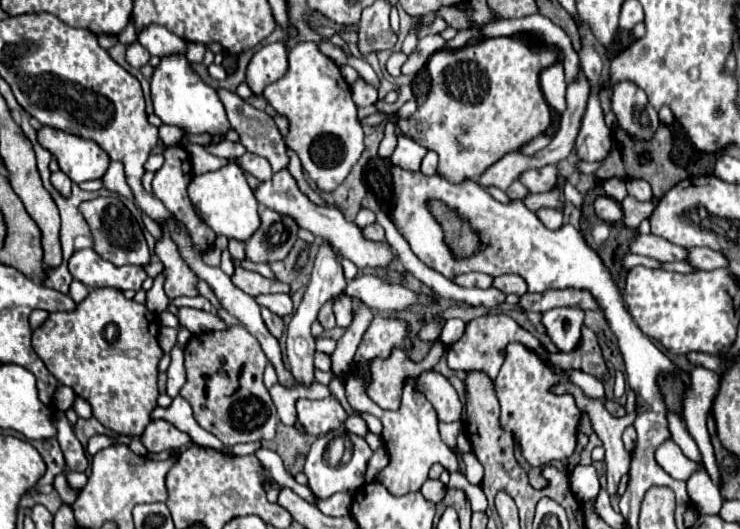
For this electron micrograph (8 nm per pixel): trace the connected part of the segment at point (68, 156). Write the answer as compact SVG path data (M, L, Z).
M42 125L36 129L36 137L38 143L56 157L60 171L74 183L100 179L110 163L110 157L104 149L100 149L100 145L96 145L96 141L76 137L74 133L64 133Z

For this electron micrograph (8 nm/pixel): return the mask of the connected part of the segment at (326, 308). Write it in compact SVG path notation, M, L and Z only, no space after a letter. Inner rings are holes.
M332 299L322 305L322 309L320 309L320 313L318 313L318 321L320 321L320 325L322 325L324 329L336 327L335 316L334 313L332 313Z

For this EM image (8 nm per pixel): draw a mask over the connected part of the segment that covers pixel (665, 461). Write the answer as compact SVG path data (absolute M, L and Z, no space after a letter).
M672 439L664 441L664 445L660 445L660 447L656 449L656 461L658 461L658 465L660 465L670 477L680 479L680 481L686 481L686 479L696 471L696 467L698 467L694 461L690 461L690 459L680 451L680 447L678 447Z

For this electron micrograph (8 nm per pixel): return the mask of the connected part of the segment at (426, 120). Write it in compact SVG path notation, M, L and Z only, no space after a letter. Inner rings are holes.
M514 35L514 37L484 39L484 41L476 43L476 45L466 45L466 47L456 49L456 51L450 51L450 49L436 51L436 53L430 57L428 65L426 65L426 69L428 69L432 81L430 81L430 91L428 91L424 103L418 105L418 111L416 111L412 117L408 117L408 119L398 119L396 113L388 115L388 119L390 119L394 125L398 125L400 131L402 131L406 137L410 137L410 139L418 141L420 145L424 145L426 149L438 153L438 157L440 157L438 175L440 175L440 177L444 177L446 181L452 181L452 183L460 183L460 181L466 181L466 179L478 179L480 173L484 173L484 169L488 169L488 165L494 165L500 157L504 157L506 153L512 153L512 145L516 145L516 133L544 133L544 131L550 127L550 123L552 123L552 113L550 113L550 107L548 107L548 103L546 103L546 99L544 99L544 95L542 95L542 89L540 89L540 73L542 73L542 69L550 67L550 65L556 63L556 61L558 61L558 53L556 53L556 51L552 51L552 49L538 49L538 51L534 51L534 49L528 47L528 45L524 43L524 39L518 37L518 35Z

